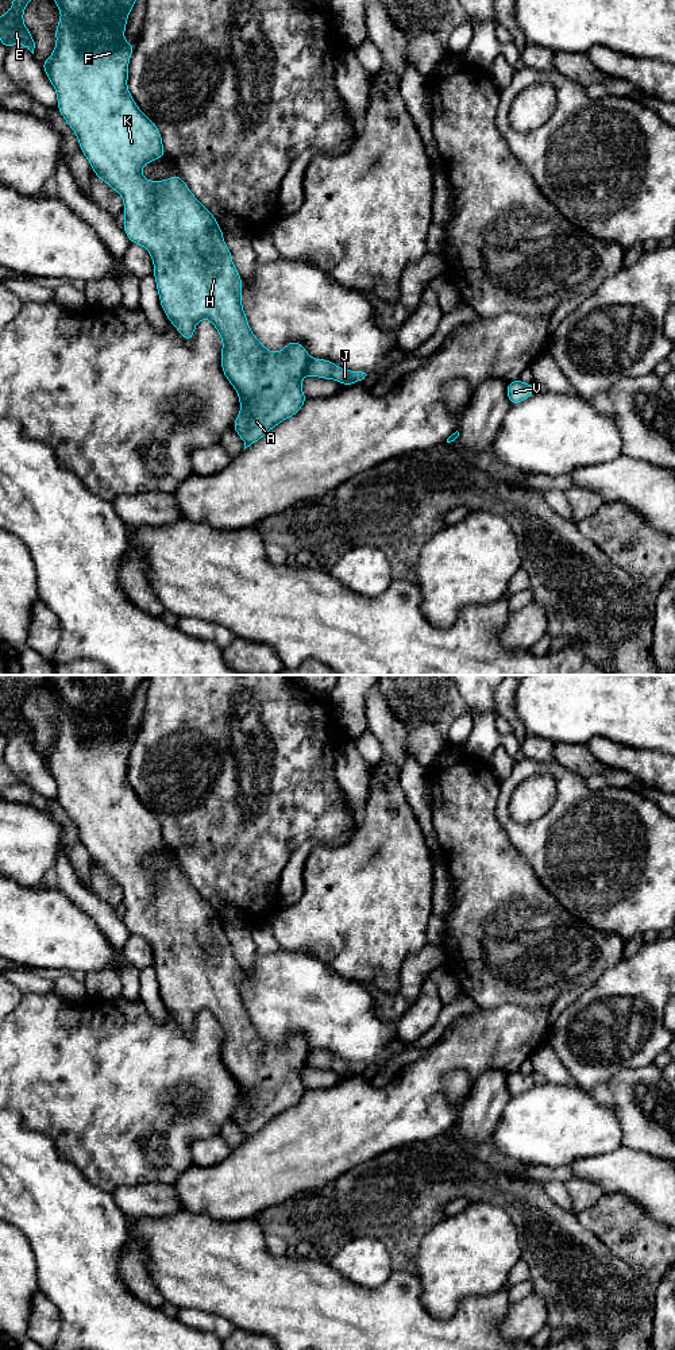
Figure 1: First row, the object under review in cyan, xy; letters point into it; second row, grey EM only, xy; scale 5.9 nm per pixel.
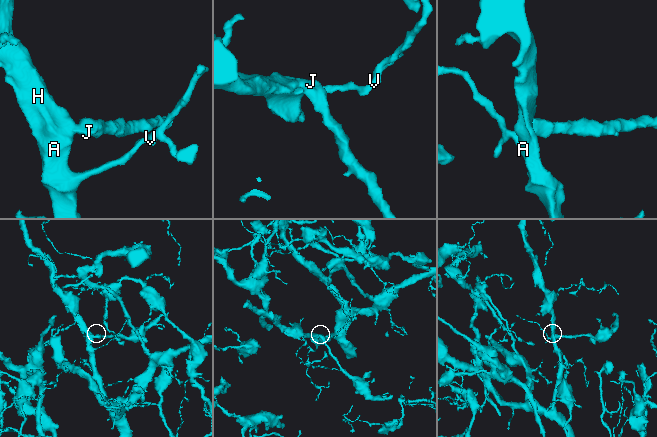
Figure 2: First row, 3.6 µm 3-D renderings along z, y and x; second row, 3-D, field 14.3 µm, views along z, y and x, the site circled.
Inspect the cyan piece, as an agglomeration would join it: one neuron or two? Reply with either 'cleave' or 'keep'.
cleave

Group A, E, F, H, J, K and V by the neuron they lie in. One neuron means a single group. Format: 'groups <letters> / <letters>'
groups A E F H K V / J

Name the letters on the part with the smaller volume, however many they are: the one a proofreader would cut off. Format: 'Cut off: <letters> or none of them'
Cut off: J

